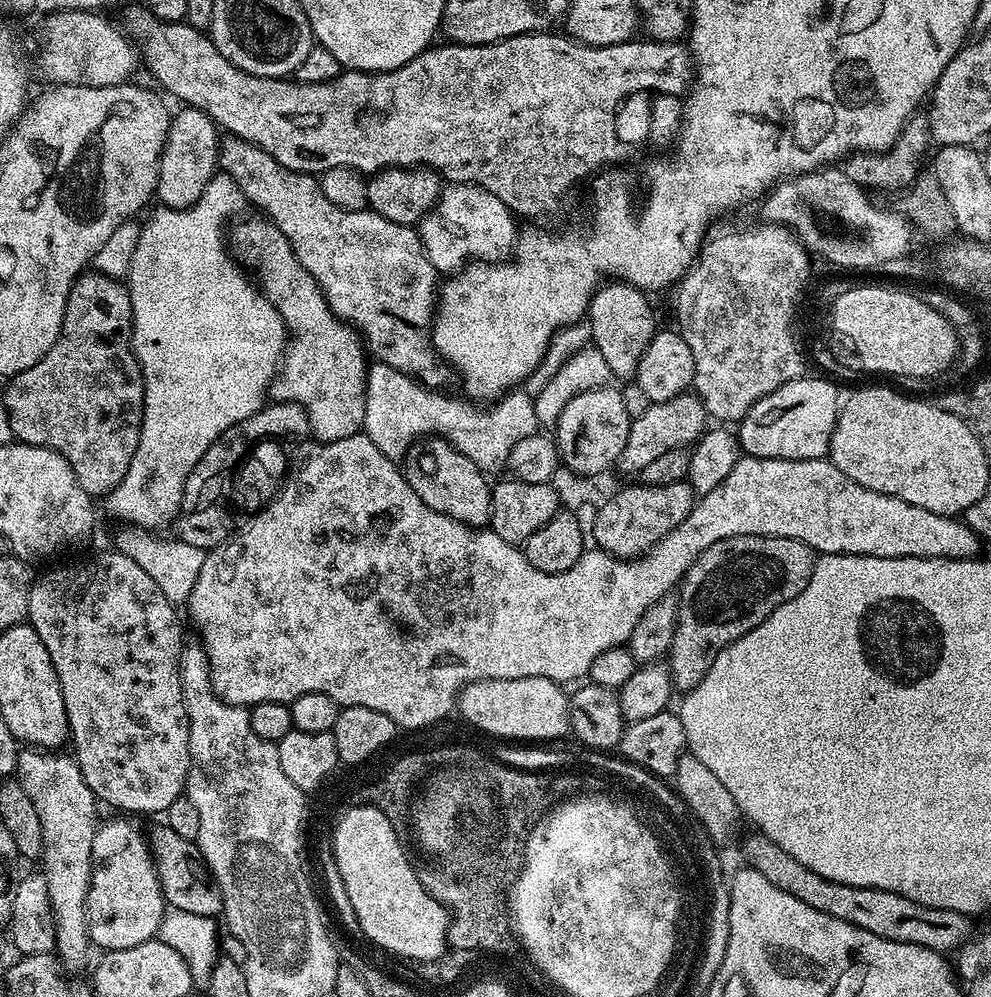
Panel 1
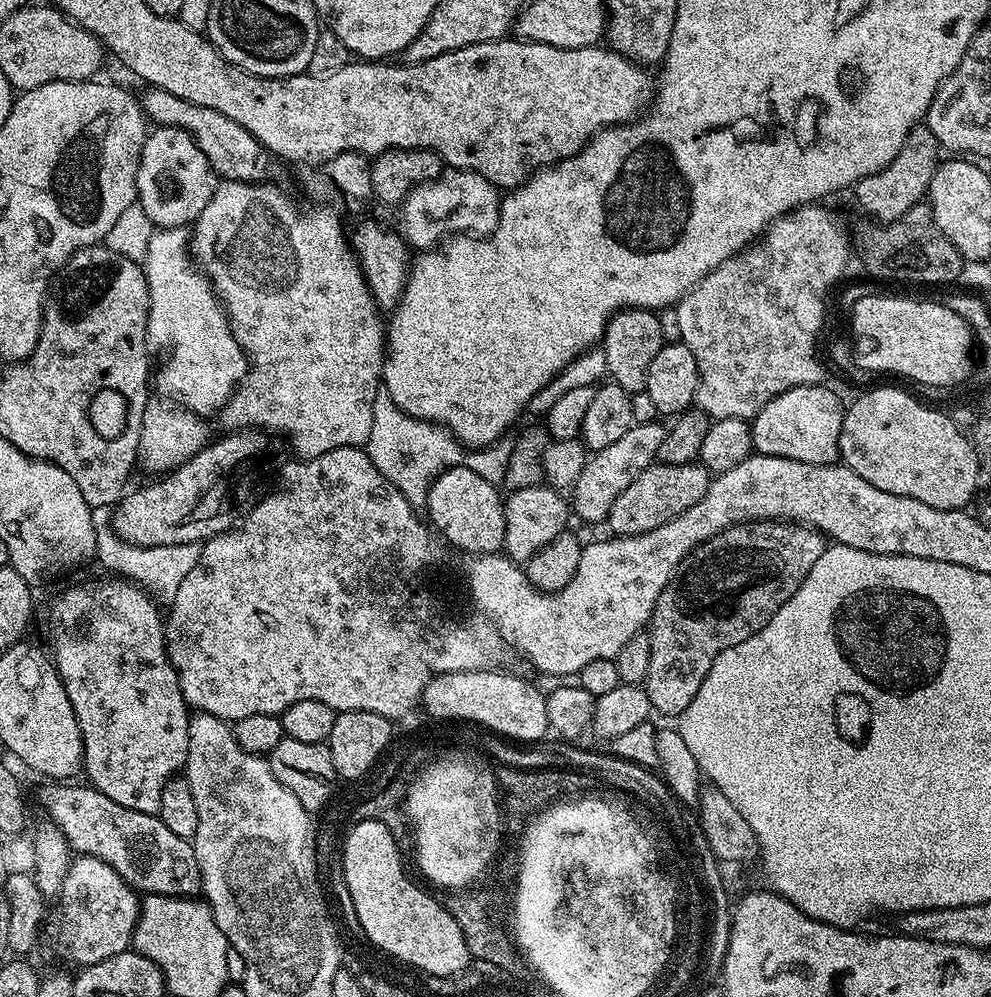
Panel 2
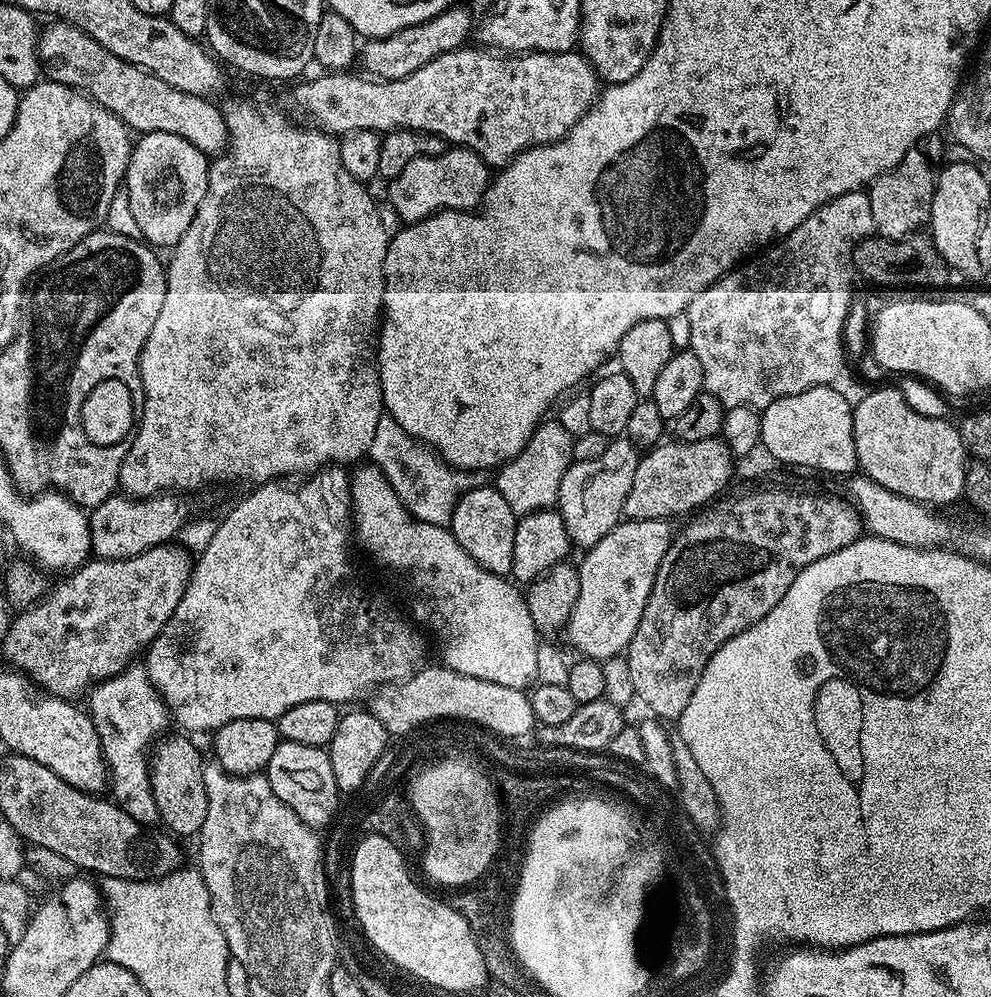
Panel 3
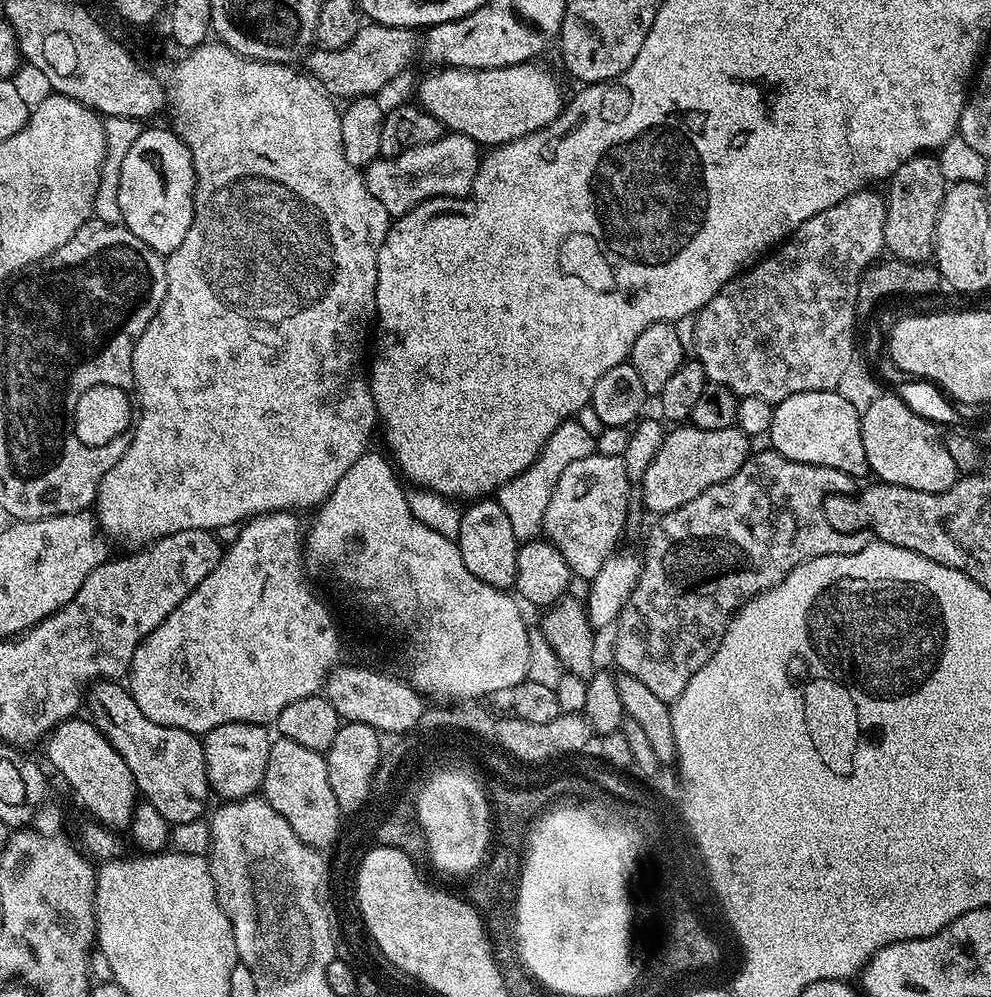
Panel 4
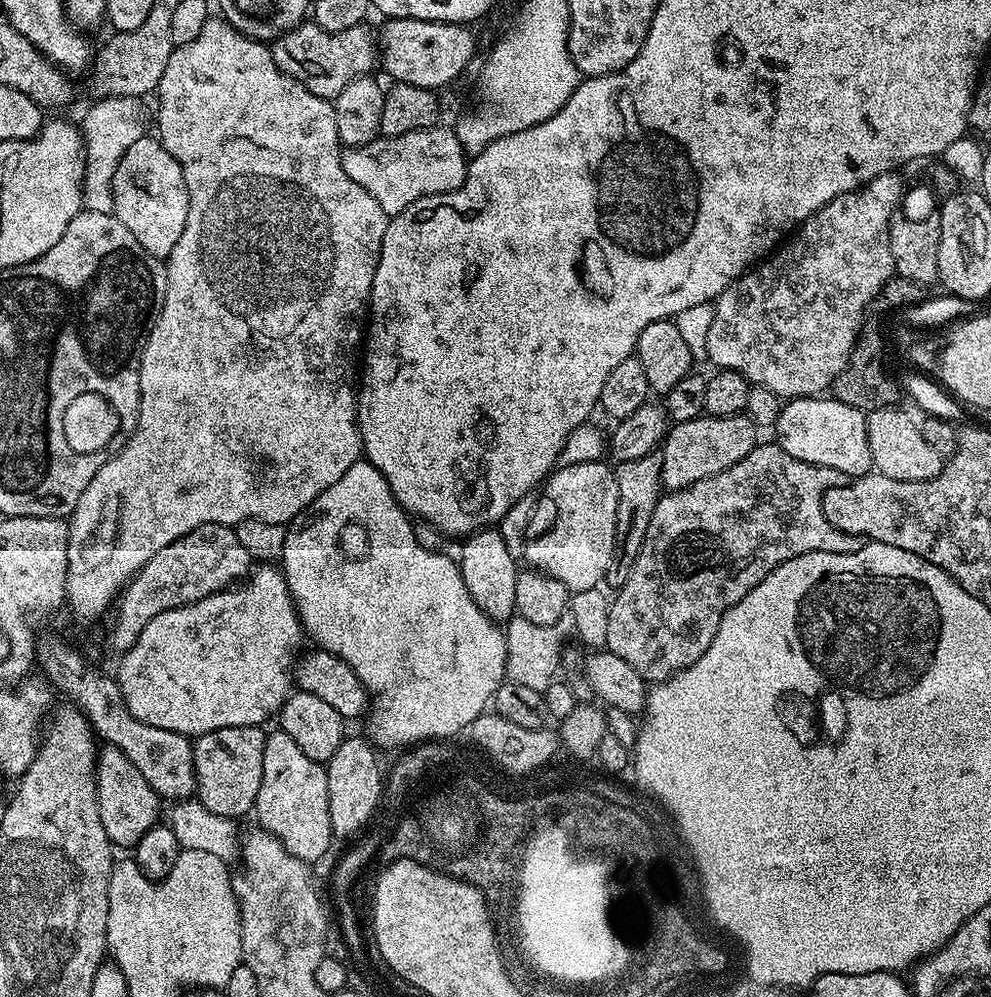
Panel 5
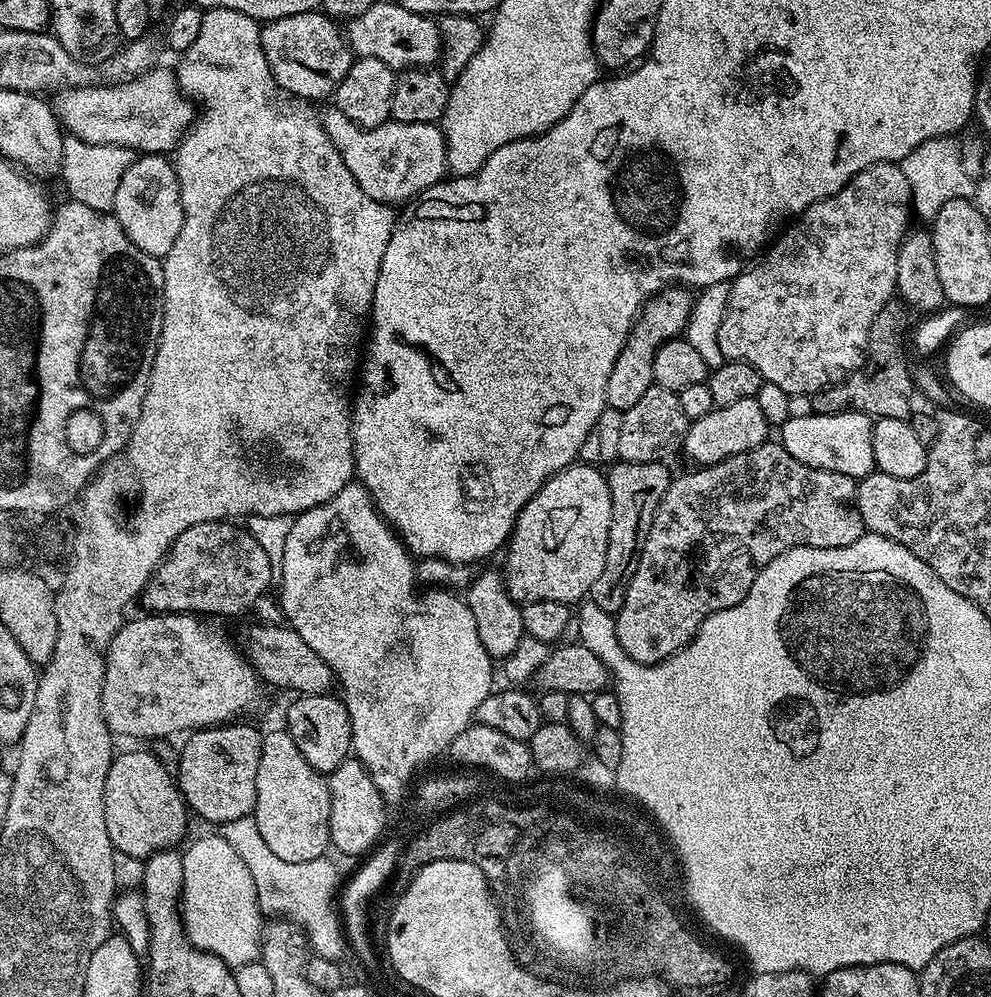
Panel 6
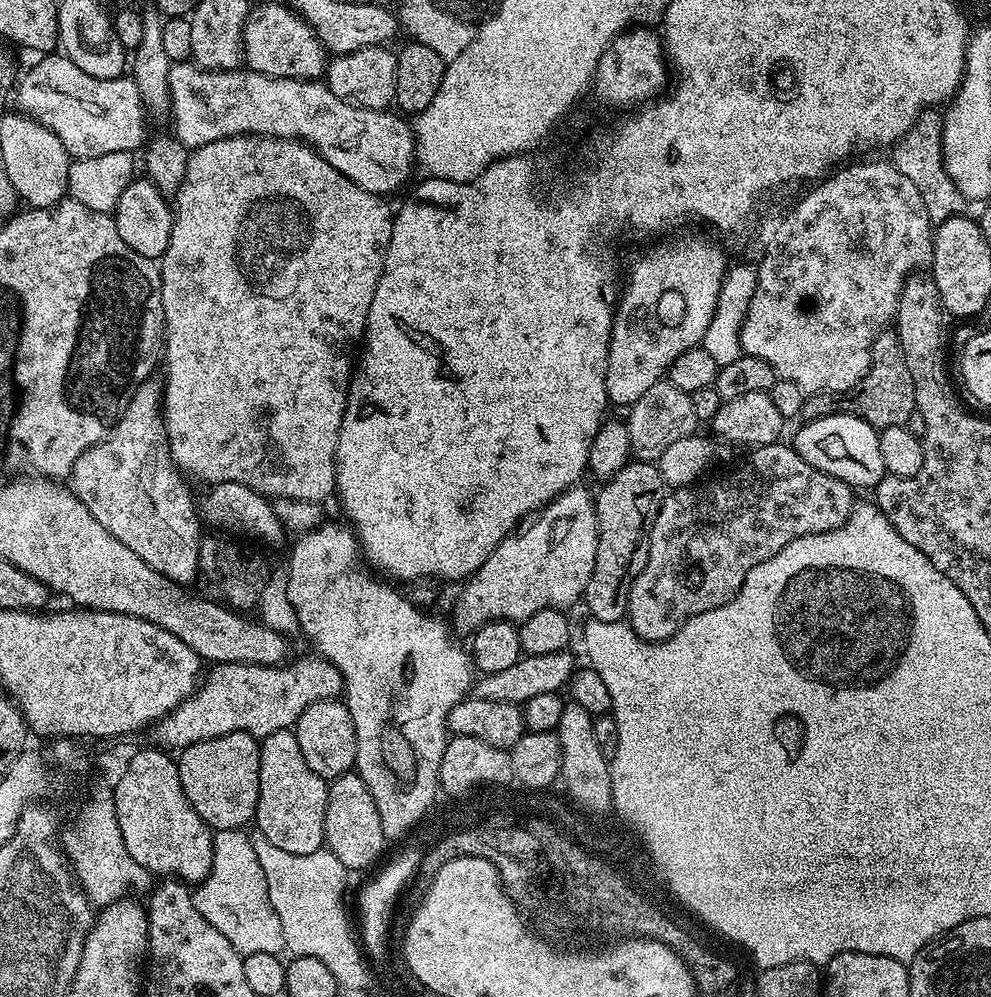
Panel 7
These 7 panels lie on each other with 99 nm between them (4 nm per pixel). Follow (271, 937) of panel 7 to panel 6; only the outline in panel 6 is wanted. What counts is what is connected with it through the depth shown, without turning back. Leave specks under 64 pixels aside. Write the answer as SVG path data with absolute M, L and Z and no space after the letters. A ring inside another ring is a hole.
M213 834L213 836L200 836L188 849L183 849L184 858L184 894L182 897L182 919L184 921L184 932L188 940L195 948L201 948L203 952L214 954L222 958L229 968L235 970L246 962L260 960L260 946L264 939L266 927L265 917L258 898L254 878L246 866L246 862L226 842L224 836Z

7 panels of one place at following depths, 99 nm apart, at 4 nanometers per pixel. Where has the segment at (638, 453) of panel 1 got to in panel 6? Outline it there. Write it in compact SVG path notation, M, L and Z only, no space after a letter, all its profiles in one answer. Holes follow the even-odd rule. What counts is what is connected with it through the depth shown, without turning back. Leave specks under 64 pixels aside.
M583 462L563 468L557 476L544 483L542 490L538 490L538 494L534 494L534 498L530 498L518 514L506 545L508 557L504 560L502 575L508 593L521 605L562 602L572 606L583 601L591 593L594 582L598 582L598 574L602 574L602 566L606 566L606 546L610 534L610 486L607 475L598 469L591 463Z

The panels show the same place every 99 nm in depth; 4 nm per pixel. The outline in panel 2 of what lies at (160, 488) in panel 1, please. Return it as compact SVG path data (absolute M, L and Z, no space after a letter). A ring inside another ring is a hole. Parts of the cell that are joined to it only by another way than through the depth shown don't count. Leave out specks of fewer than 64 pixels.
M161 228L153 231L150 238L150 247L146 250L146 258L142 262L144 277L148 283L148 342L149 345L156 346L156 343L169 344L172 349L168 352L168 357L164 360L164 365L154 372L154 388L156 388L161 397L165 401L171 402L181 408L187 408L189 412L193 412L196 416L212 418L219 413L220 409L226 406L226 402L236 391L236 385L244 380L245 374L248 373L248 357L245 356L242 346L238 346L238 342L234 338L232 328L228 325L228 315L224 313L224 305L221 304L219 296L212 290L212 283L208 277L196 267L190 255L190 232L188 228Z

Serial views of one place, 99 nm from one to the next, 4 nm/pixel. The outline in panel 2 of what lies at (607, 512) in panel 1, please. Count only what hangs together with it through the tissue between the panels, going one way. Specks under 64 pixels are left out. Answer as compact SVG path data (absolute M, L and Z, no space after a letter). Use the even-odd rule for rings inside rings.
M699 462L651 464L646 470L642 470L642 474L638 474L638 478L634 478L634 482L630 482L630 486L626 486L626 490L622 490L622 494L618 494L614 506L610 506L606 527L612 536L637 536L646 534L646 530L658 530L658 526L690 510L690 506L694 506L694 502L698 502L698 498L706 494L709 483L710 473Z

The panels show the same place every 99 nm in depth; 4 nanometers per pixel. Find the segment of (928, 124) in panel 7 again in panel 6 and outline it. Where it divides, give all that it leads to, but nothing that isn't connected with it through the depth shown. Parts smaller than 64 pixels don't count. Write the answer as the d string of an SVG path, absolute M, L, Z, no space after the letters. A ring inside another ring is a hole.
M949 136L927 139L900 160L902 174L911 186L913 213L924 222L932 221L947 202L975 197L975 179L965 170L961 147L954 141Z

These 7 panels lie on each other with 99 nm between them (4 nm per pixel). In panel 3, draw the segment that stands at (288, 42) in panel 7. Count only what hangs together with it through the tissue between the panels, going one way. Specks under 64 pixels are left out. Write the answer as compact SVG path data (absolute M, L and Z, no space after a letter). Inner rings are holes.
M453 6L439 12L434 18L426 22L418 22L406 26L406 30L398 30L386 38L377 40L368 40L365 48L362 48L362 64L364 60L363 71L369 77L378 80L397 80L406 78L406 74L414 74L426 62L438 58L438 54L446 54L455 48L463 48L469 43L468 35L474 32L474 16L468 8L459 8Z

